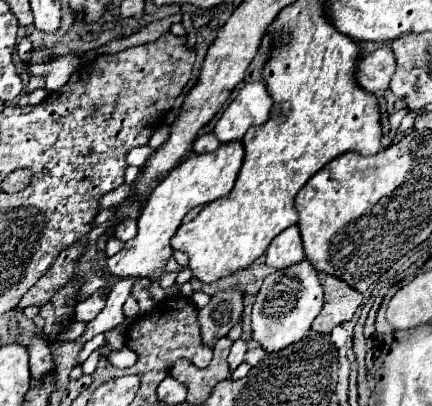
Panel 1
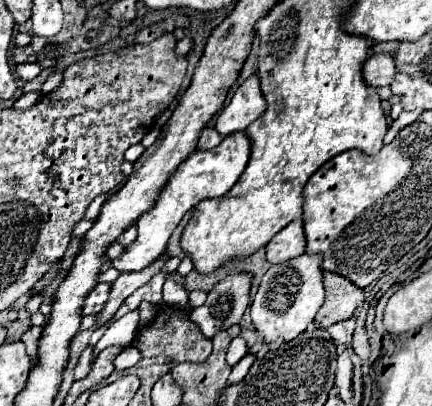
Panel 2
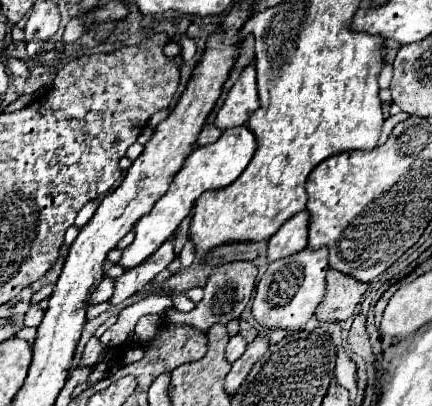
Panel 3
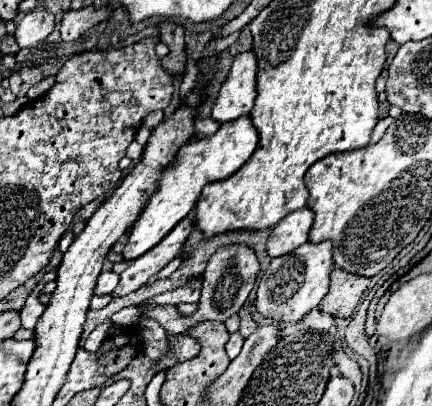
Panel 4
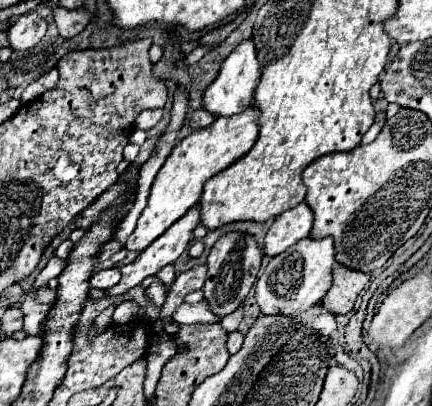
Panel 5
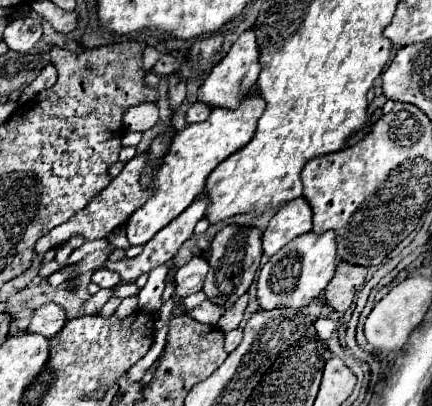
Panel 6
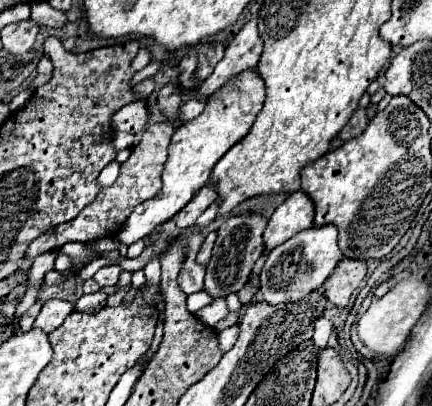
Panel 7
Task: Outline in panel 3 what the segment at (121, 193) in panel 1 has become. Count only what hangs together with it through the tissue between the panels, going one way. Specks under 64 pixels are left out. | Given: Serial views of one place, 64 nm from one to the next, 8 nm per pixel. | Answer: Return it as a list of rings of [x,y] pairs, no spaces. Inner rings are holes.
[[[94,201],[88,202],[80,212],[78,212],[76,220],[74,222],[74,225],[82,228],[85,226],[88,221],[91,219],[93,214],[95,213],[96,209],[98,207],[98,204]]]

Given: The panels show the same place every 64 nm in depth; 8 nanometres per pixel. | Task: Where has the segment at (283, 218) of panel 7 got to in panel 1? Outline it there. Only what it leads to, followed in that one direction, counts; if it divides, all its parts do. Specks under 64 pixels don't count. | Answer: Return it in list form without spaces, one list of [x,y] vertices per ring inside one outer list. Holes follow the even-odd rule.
[[[290,226],[280,236],[276,236],[276,240],[272,240],[266,252],[266,264],[276,270],[290,268],[302,260],[304,260],[302,238],[296,226]]]

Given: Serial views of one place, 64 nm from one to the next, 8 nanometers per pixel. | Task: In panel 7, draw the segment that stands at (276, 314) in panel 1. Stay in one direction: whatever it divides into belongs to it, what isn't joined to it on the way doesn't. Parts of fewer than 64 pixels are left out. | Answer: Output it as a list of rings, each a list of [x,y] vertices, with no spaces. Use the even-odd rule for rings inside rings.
[[[332,226],[324,228],[308,228],[306,232],[298,232],[292,236],[292,240],[286,240],[278,248],[274,248],[266,262],[264,268],[260,270],[260,292],[262,300],[266,304],[288,304],[288,302],[298,302],[306,294],[318,290],[324,280],[334,272],[336,264],[340,262],[340,248],[336,244],[338,232]]]

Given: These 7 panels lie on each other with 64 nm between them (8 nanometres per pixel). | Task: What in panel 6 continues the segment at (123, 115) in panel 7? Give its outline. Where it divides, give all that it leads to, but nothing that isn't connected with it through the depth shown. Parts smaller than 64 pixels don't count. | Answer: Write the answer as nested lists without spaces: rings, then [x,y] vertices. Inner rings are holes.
[[[142,104],[136,108],[130,108],[124,114],[124,126],[126,130],[138,130],[146,132],[158,122],[158,108],[154,104]]]

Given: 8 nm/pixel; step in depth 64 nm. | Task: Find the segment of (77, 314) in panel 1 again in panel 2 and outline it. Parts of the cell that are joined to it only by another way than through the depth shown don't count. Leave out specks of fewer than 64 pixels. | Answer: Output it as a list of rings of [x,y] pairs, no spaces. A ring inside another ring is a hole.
[[[96,284],[96,288],[86,296],[84,304],[82,304],[82,316],[90,316],[90,314],[98,314],[110,294],[110,284]]]

